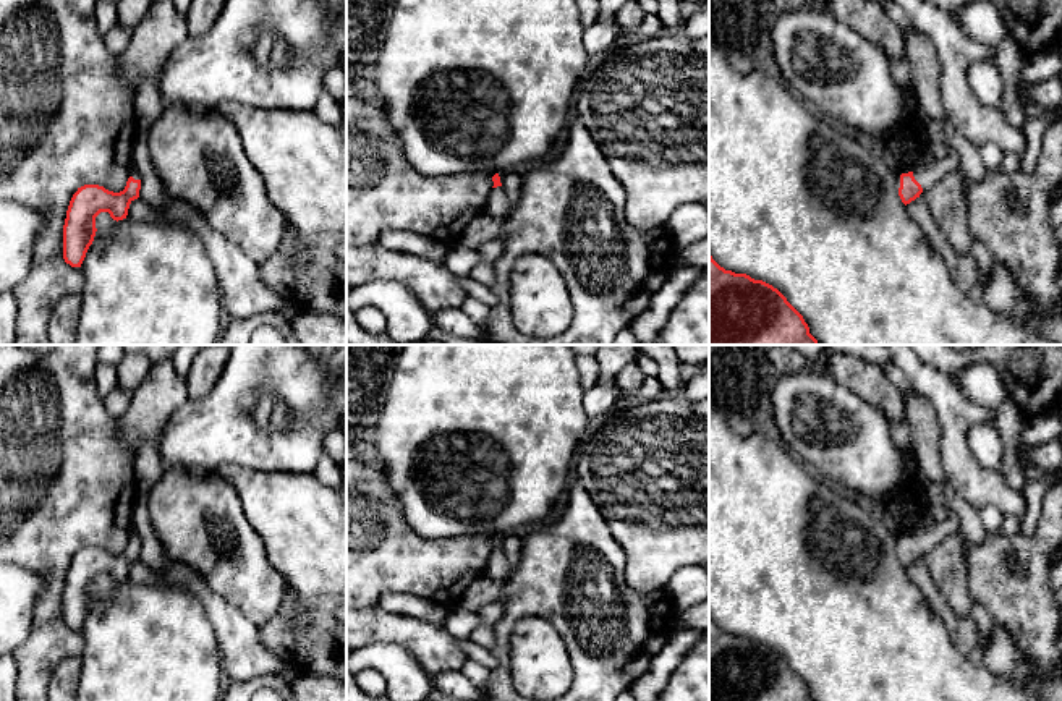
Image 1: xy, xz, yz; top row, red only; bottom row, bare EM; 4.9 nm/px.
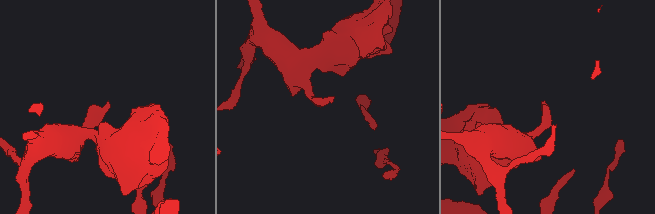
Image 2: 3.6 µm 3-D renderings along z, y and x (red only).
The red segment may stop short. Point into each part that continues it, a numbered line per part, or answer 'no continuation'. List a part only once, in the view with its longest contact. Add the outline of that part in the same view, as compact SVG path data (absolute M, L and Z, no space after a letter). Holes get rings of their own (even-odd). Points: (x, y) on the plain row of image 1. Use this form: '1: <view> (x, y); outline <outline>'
1: yz (939, 522); outline M932 505L926 507L924 516L913 533L913 539L926 552L958 529L960 520L952 510L942 505Z

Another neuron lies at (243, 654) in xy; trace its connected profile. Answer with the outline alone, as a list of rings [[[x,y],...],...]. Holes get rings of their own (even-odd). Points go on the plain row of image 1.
[[[167,559],[165,568],[155,571],[138,560],[131,563],[126,580],[139,586],[185,586],[199,599],[215,631],[227,682],[244,682],[261,675],[282,675],[291,680],[296,675],[295,664],[277,657],[261,641],[259,625],[251,623],[215,594],[189,565]]]

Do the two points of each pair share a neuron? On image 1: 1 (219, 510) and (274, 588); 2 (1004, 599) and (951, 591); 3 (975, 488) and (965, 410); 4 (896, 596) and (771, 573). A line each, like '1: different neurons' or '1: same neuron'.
1: same neuron
2: different neurons
3: same neuron
4: same neuron

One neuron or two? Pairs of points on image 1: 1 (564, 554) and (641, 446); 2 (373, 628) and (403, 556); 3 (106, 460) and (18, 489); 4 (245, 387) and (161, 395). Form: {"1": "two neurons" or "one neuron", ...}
{"1": "two neurons", "2": "two neurons", "3": "one neuron", "4": "two neurons"}

